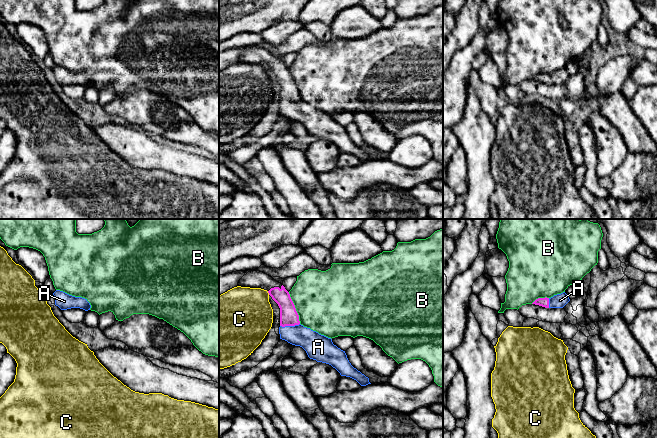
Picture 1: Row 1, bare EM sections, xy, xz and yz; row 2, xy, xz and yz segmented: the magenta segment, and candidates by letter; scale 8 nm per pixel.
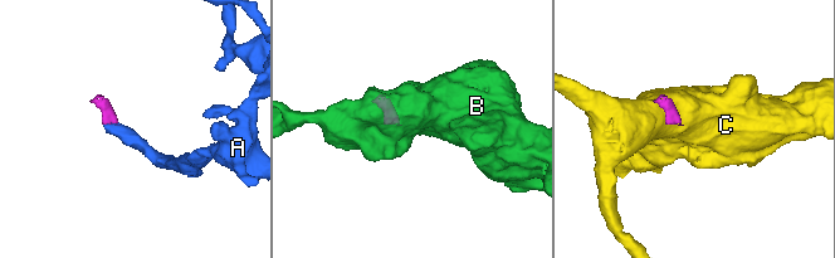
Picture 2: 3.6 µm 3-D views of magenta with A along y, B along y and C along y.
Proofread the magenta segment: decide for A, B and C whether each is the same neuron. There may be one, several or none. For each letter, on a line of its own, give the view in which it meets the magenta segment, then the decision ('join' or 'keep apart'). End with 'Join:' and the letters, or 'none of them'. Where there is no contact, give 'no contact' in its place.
A: xz | join
B: xz | keep apart
C: xz | keep apart
Join: A

